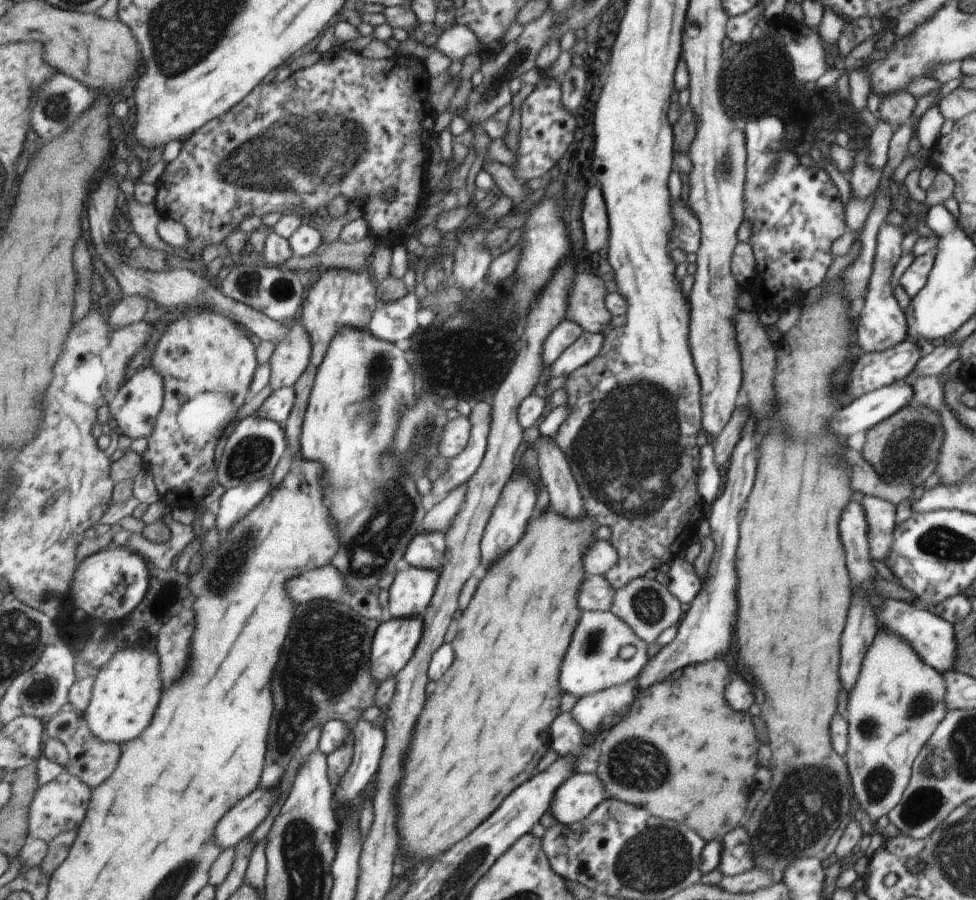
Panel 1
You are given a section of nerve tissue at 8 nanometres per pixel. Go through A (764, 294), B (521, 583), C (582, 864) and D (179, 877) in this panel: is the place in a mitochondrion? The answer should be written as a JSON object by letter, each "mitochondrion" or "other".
{"A":"other","B":"other","C":"other","D":"mitochondrion"}

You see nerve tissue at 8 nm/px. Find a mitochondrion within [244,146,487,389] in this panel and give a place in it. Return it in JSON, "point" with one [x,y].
{"point":[455,339]}

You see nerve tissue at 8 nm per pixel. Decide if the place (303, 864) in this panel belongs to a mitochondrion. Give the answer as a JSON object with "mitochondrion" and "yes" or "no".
{"mitochondrion":"yes"}

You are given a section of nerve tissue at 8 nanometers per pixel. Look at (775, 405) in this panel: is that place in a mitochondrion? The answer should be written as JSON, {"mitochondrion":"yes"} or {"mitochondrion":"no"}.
{"mitochondrion":"no"}

